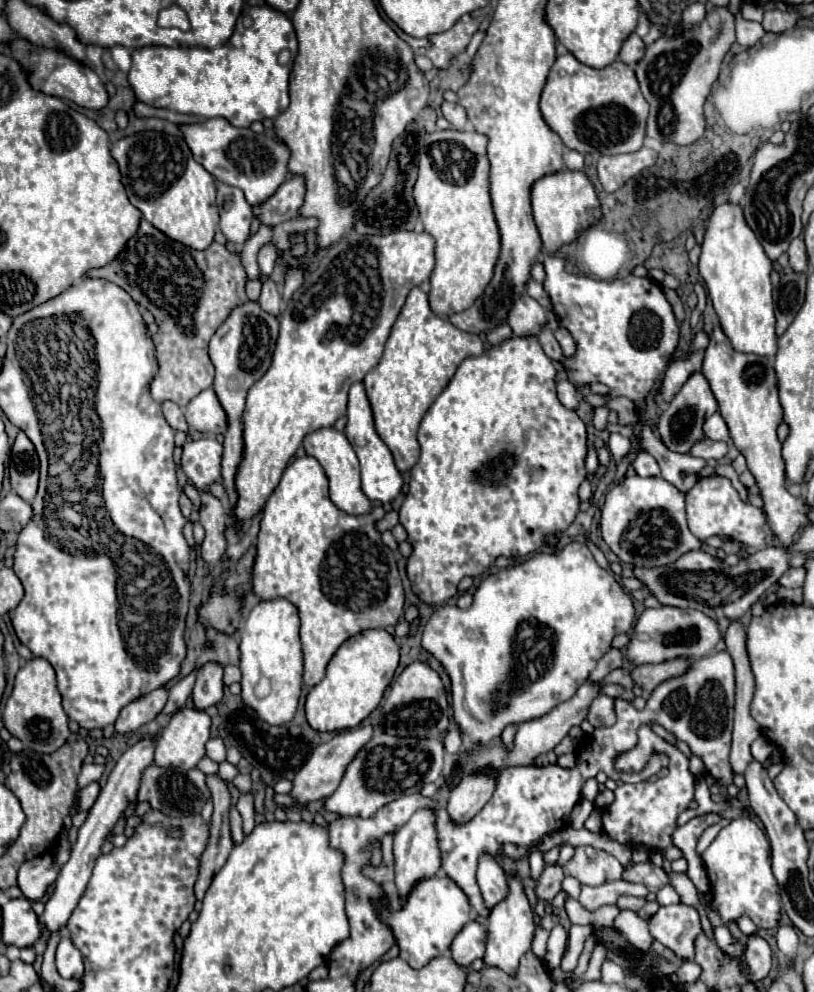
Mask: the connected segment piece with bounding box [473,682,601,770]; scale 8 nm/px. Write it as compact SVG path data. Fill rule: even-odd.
M585 682L577 694L573 698L569 698L567 702L561 702L559 706L555 706L549 714L541 716L541 718L535 718L535 720L529 720L529 722L523 722L519 724L517 728L517 734L515 734L515 748L511 752L505 752L499 742L493 742L493 746L487 746L485 750L475 750L473 754L473 762L477 766L493 766L495 770L503 770L507 766L525 766L525 764L533 764L533 758L539 756L539 754L545 754L549 750L553 750L567 734L573 726L579 726L587 714L589 714L589 704L601 694L601 684L599 682Z

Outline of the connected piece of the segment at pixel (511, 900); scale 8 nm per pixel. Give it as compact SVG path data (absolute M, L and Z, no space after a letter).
M505 872L505 880L509 886L509 894L501 902L497 902L497 906L493 906L489 912L487 942L485 942L487 950L485 950L483 960L489 966L497 966L509 974L515 974L517 966L519 966L519 958L529 950L531 936L535 932L535 918L533 918L529 900L527 900L525 890L523 890L521 876L517 872Z

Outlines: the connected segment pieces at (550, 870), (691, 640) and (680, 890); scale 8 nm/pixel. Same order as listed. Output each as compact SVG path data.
M547 866L535 888L537 898L543 902L551 902L561 890L561 880L563 880L563 870L559 866Z
M675 606L647 608L635 624L635 632L627 646L627 660L633 664L657 664L675 656L703 658L715 650L715 644L721 638L717 620L701 614L699 610L681 610Z
M673 872L673 874L669 876L669 882L675 886L675 890L677 890L677 894L679 894L679 898L681 898L683 904L693 906L693 908L699 910L699 906L701 906L699 892L697 892L697 888L693 886L693 882L691 882L685 874L675 874L675 872Z

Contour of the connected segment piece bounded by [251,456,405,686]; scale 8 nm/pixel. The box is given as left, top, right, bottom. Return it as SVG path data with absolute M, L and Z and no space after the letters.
M301 456L301 458L295 458L283 472L281 476L281 482L279 486L273 490L273 494L269 496L265 508L263 508L263 518L261 518L261 530L259 530L259 542L257 542L257 558L255 558L255 566L253 566L253 572L251 572L251 578L253 578L253 594L259 598L259 600L273 600L273 598L285 598L289 600L297 612L299 612L299 618L301 618L301 644L303 644L303 656L305 656L305 672L303 672L303 682L307 686L315 686L323 680L323 674L325 674L325 666L327 662L331 660L331 656L335 654L335 650L351 636L363 632L363 630L369 630L369 628L387 628L387 626L395 626L399 616L403 614L403 586L401 586L401 576L399 576L399 570L397 570L397 562L395 562L395 556L393 552L381 542L381 534L373 528L373 524L383 518L385 510L383 508L375 508L373 512L369 512L367 516L347 516L345 512L337 510L333 506L333 502L329 500L329 494L327 494L327 476L321 468L321 464L311 458L311 456Z

